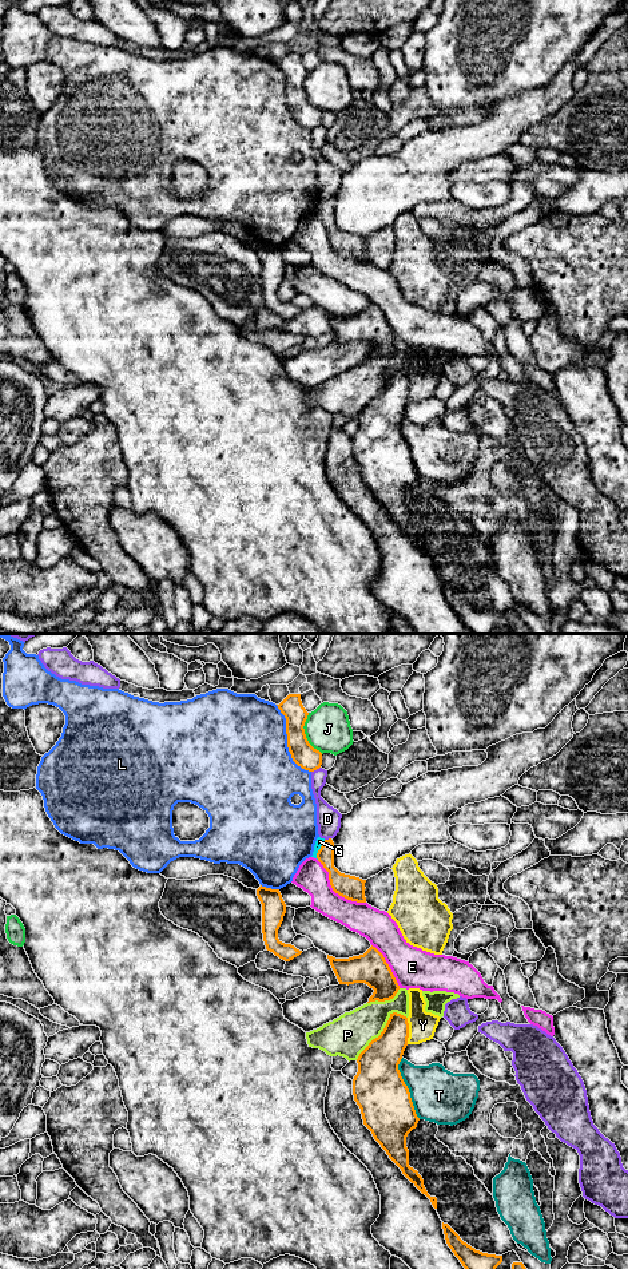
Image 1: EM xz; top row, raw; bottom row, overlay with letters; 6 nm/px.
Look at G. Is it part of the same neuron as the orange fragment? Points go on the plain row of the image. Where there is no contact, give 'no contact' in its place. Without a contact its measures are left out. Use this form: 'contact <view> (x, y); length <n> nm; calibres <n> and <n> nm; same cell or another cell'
contact xz (320, 207); length 130 nm; calibres 130 and 50 nm; same cell

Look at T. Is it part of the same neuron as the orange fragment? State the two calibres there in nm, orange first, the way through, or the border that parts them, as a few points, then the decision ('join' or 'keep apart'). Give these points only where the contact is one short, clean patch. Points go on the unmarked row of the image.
320/320 nm | keep apart

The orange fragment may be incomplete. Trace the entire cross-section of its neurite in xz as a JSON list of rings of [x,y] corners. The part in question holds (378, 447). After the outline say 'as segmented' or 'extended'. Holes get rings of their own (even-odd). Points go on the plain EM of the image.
[[[397,370],[390,372],[381,393],[373,397],[357,417],[358,431],[353,437],[353,453],[361,467],[363,483],[374,497],[437,567],[437,556],[428,552],[422,535],[409,524],[406,495],[417,485],[420,476],[398,428],[408,396],[408,376]]]; as segmented

